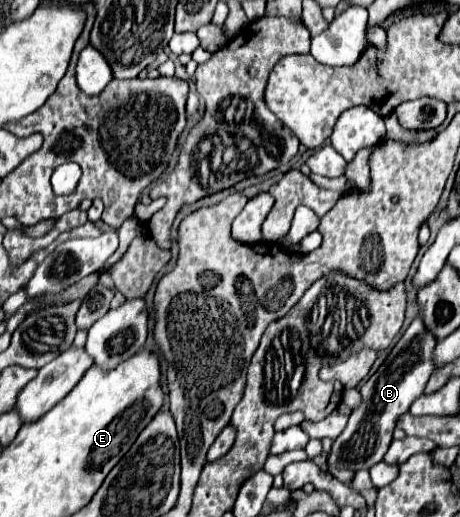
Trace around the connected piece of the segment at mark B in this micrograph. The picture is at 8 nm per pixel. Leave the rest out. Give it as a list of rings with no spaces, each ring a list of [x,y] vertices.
[[[419,317],[413,319],[409,329],[403,333],[403,337],[397,341],[397,345],[391,349],[383,365],[359,387],[363,395],[363,403],[359,409],[355,409],[349,417],[349,423],[345,431],[333,441],[331,453],[329,453],[329,465],[341,467],[341,469],[369,469],[375,463],[379,463],[393,439],[395,421],[401,413],[407,413],[409,405],[423,393],[425,383],[429,381],[433,373],[433,347],[435,337],[429,335],[423,321]]]

